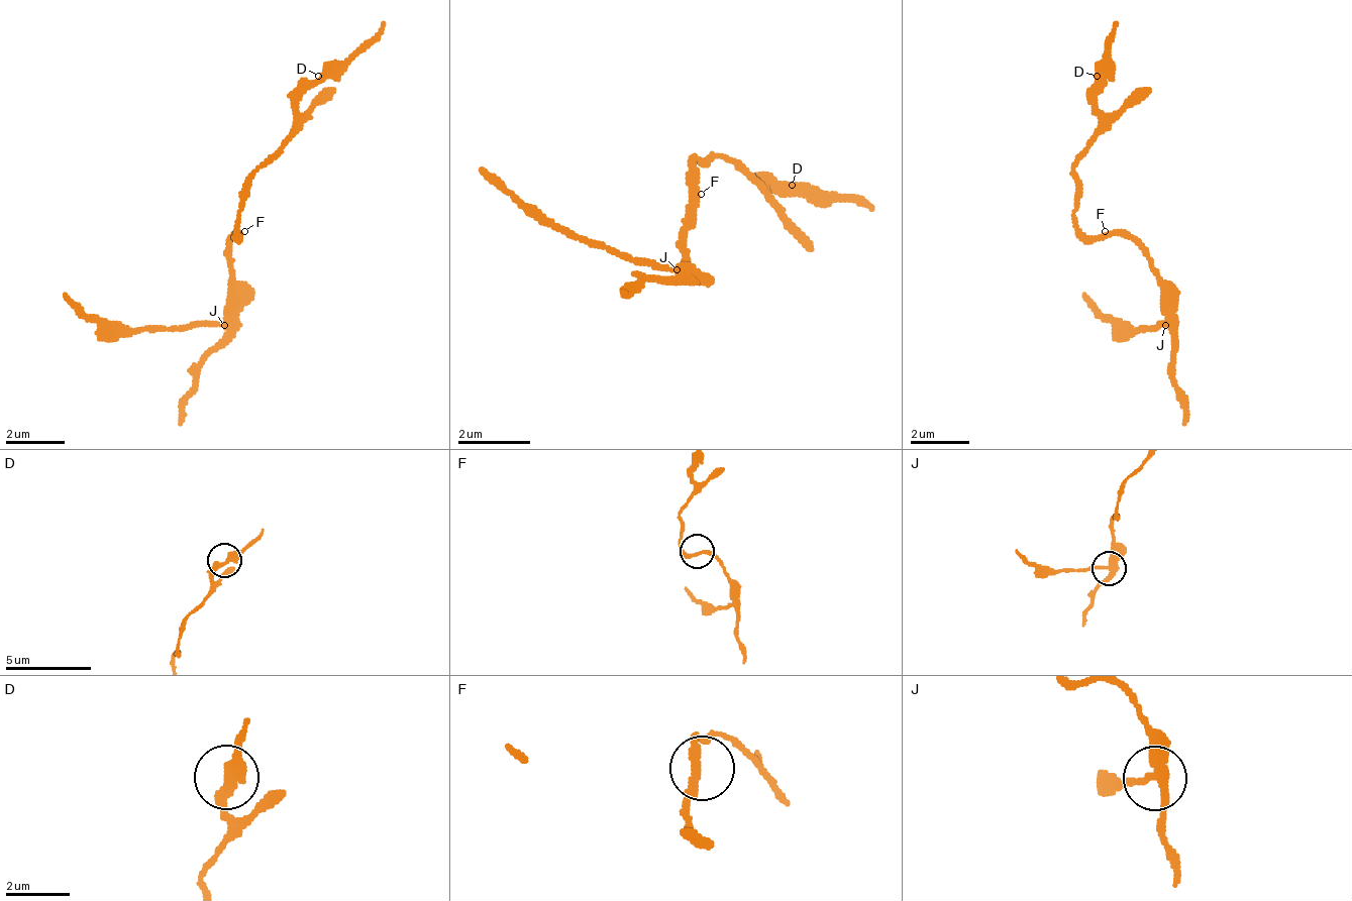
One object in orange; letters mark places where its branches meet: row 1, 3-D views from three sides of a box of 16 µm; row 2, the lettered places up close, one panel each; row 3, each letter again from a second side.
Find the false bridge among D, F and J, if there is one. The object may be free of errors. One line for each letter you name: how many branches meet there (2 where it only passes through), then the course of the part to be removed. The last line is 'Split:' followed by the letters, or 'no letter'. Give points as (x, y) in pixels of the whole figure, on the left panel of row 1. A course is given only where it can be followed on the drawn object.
J: 3 branches meet; foreign part runs (222, 327), (111, 327), (67, 291)
Split: J

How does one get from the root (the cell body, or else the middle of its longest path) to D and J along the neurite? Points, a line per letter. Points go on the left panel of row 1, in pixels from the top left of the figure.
D: (236, 238), (236, 194), (244, 187), (244, 179), (289, 134), (289, 127), (296, 120), (296, 98), (318, 76)
J: (236, 238), (229, 246), (229, 320), (222, 327)

